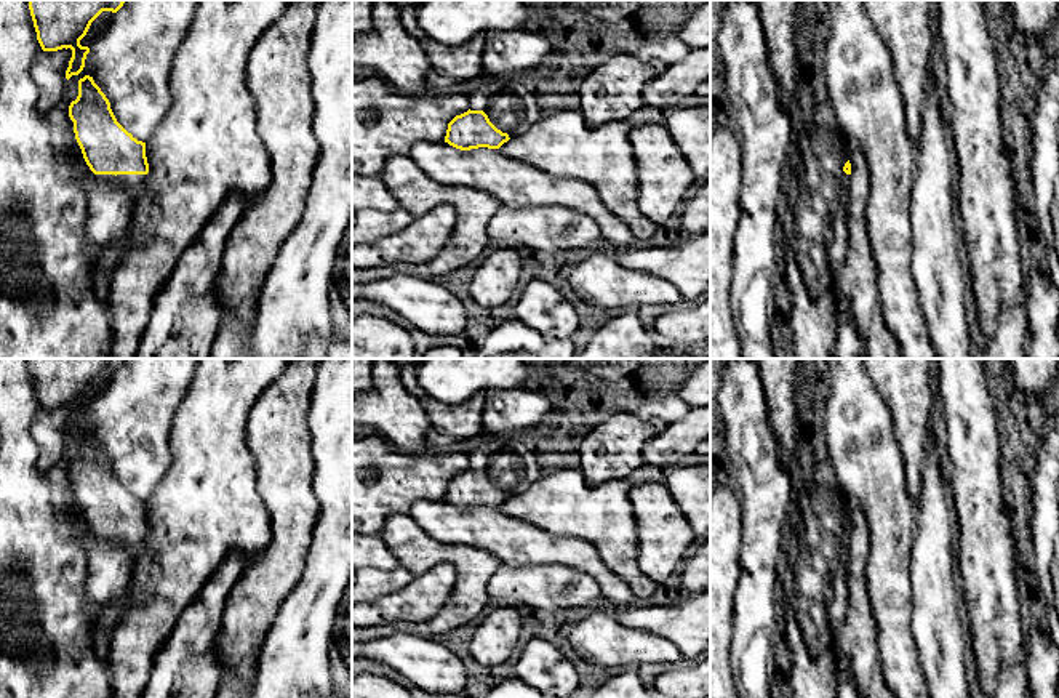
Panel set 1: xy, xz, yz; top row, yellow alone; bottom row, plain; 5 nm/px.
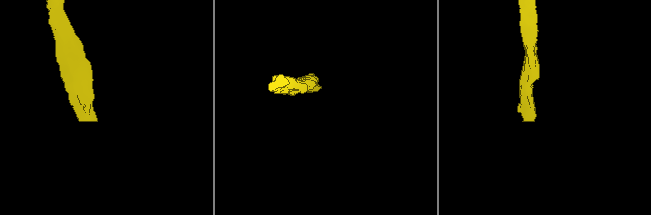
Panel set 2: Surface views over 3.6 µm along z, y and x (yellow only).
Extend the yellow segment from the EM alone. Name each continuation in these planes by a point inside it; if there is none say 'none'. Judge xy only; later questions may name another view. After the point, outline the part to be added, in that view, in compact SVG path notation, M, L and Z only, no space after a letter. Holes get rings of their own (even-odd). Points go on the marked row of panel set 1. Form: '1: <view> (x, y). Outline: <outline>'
1: xy (135, 183). Outline: M117 174L114 181L128 187L131 195L134 197L134 203L136 203L141 197L146 178L147 178L147 174Z

